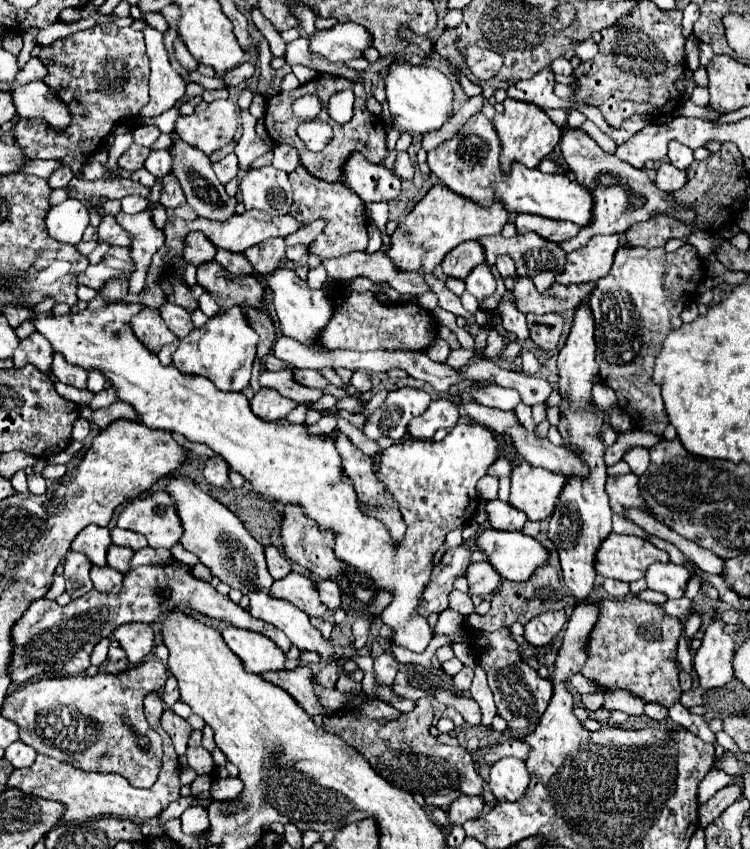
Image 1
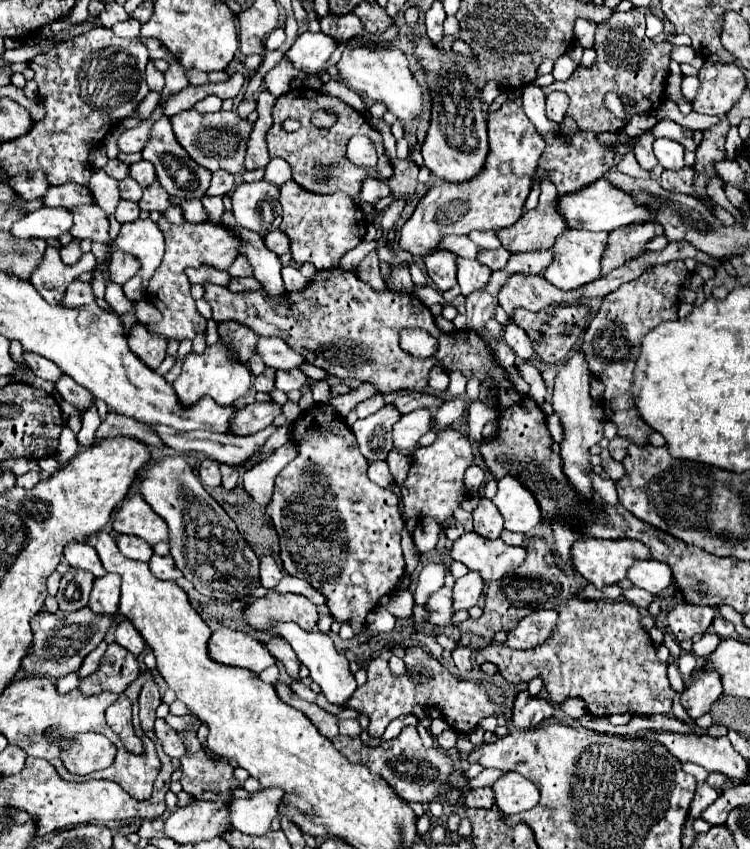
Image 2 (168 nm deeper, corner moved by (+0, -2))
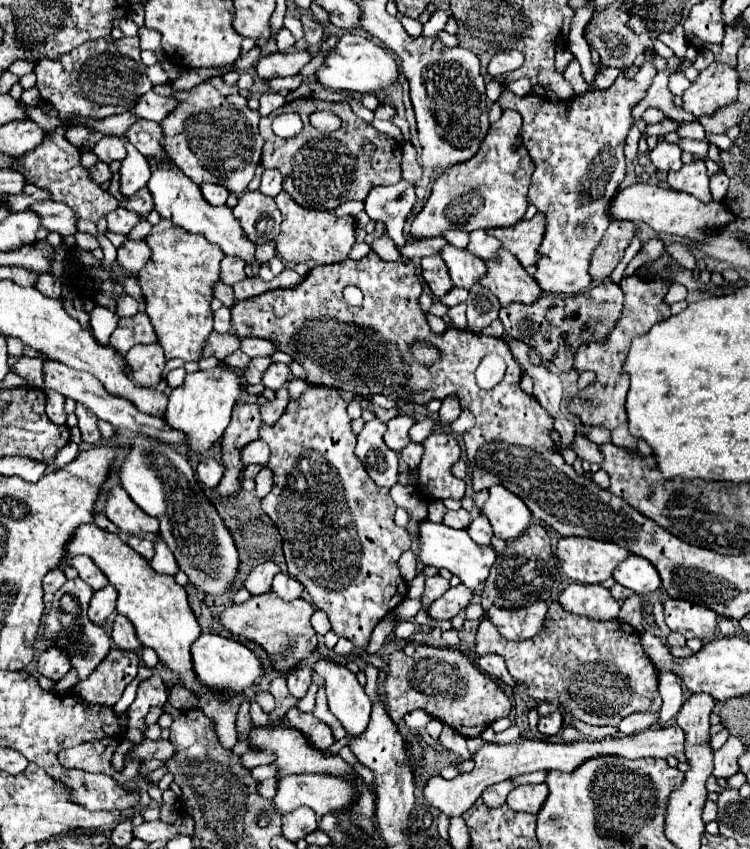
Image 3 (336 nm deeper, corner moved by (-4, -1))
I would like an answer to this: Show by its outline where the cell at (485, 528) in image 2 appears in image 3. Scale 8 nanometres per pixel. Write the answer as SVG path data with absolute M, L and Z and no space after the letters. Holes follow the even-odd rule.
M482 515L474 517L474 521L468 527L468 535L472 537L474 543L488 545L492 539L492 529L490 529L490 523L486 521L486 517L482 517Z

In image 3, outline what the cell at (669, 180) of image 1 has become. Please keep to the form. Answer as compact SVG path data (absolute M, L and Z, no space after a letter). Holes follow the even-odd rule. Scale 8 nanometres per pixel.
M692 161L682 165L682 169L678 171L668 171L668 185L676 191L690 193L704 203L712 201L704 161Z

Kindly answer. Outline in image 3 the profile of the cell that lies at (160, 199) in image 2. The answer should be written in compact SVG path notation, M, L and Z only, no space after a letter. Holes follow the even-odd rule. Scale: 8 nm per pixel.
M142 187L138 193L134 193L132 197L128 197L122 205L124 205L126 209L130 209L130 211L142 215L142 217L146 217L146 215L154 209L154 203L152 203L150 193L148 193L146 187Z

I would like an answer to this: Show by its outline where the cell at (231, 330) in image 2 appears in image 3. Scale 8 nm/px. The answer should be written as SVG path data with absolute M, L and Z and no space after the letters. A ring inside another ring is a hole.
M212 331L206 339L206 349L202 349L202 357L216 357L218 361L224 361L232 351L240 347L240 339L236 335L222 335Z

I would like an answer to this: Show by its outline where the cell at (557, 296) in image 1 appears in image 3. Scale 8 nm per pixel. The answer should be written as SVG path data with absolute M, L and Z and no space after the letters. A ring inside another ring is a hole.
M504 247L498 251L498 257L494 261L486 261L486 277L482 277L478 283L490 289L502 307L512 301L532 303L540 295L534 277L530 277L516 261L516 257Z

